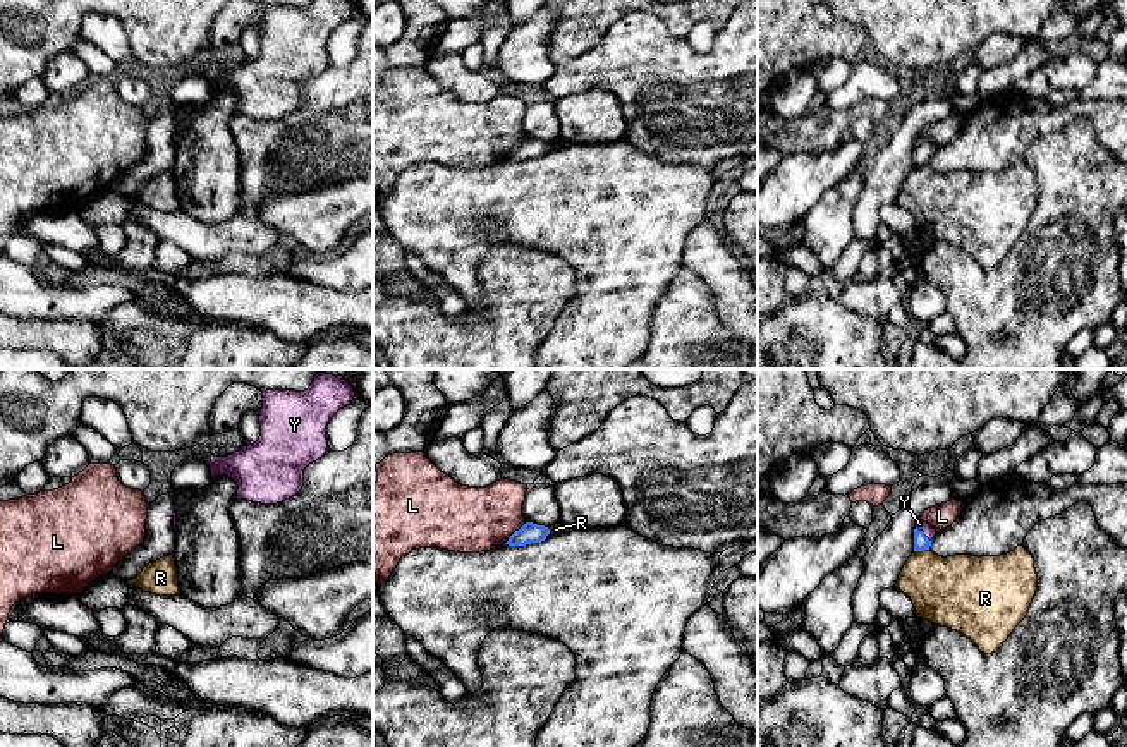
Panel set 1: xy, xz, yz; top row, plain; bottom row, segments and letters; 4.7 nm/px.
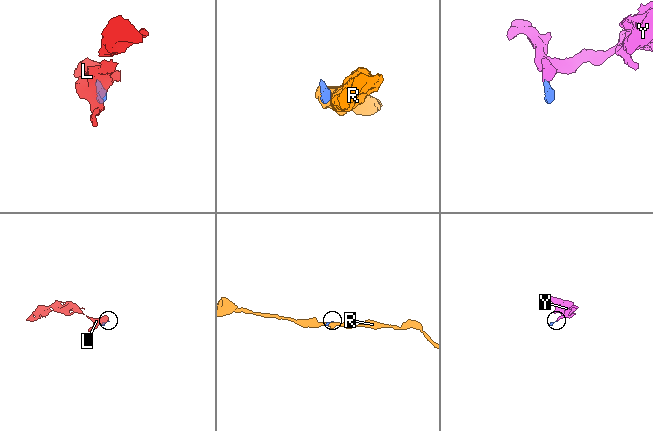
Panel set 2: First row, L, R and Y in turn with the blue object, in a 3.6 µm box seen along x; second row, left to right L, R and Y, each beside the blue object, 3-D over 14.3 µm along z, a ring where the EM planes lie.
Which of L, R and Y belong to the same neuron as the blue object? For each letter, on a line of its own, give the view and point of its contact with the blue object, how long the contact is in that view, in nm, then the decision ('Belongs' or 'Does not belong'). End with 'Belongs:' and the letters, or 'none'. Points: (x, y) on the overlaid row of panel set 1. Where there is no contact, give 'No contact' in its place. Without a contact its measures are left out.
L: Touches blue at xz (514, 533). Shared border 150 nm. Does not belong
R: Touches blue at yz (921, 550). Shared border 70 nm. Does not belong
Y: Touches blue at yz (923, 534). Shared border 100 nm. Belongs
Belongs: Y

